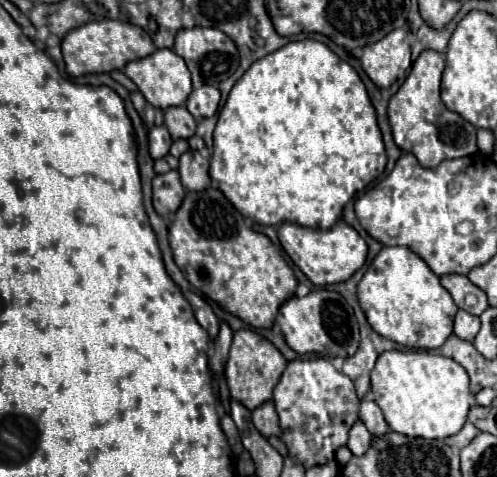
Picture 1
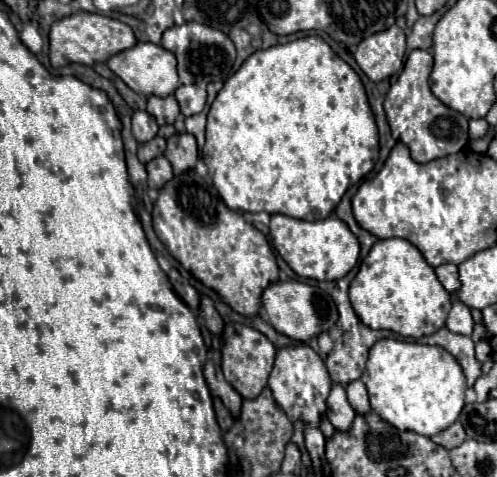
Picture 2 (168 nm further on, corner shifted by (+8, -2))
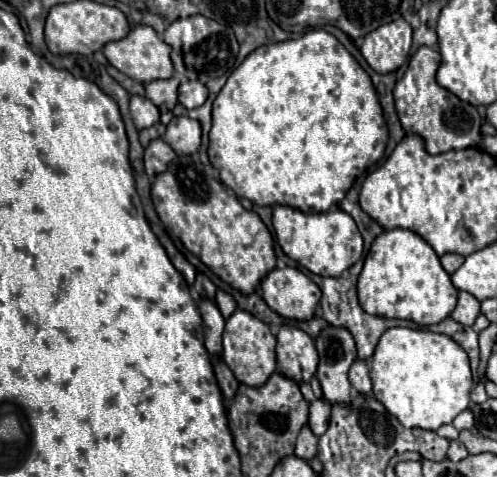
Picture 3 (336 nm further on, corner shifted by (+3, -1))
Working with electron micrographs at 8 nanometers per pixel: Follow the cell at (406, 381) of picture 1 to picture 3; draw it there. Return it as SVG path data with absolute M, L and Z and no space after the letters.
M391 327L381 335L371 361L371 381L373 395L405 427L429 431L437 431L465 411L473 387L469 357L459 343L449 335L411 327Z

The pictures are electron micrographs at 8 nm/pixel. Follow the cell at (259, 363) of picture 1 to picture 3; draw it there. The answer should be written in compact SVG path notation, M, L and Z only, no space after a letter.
M237 309L225 323L223 331L223 359L235 373L237 381L251 385L251 387L261 387L271 373L277 369L275 363L275 335L271 333L269 325L257 319L255 315Z

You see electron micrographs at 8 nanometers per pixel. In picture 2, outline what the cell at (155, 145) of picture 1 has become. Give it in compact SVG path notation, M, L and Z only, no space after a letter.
M134 112L132 116L132 132L140 144L150 142L158 134L158 124L148 112Z

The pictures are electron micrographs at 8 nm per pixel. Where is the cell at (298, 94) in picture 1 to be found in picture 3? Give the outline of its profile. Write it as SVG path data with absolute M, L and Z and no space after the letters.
M313 29L299 39L257 47L229 75L213 101L209 161L219 169L227 187L255 205L289 205L305 213L319 213L339 203L353 181L383 157L387 137L369 75L331 33Z

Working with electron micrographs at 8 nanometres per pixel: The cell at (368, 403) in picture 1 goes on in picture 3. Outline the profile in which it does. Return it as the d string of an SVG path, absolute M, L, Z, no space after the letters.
M357 359L351 365L351 369L349 369L349 381L351 381L351 385L359 393L363 393L363 395L371 393L371 379L369 379L369 365L367 365L367 361Z

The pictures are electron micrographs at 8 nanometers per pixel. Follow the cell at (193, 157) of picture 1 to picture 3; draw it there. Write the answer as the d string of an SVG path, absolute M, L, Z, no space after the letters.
M179 115L173 117L165 131L165 141L173 147L177 155L191 155L201 145L201 125L199 121Z

